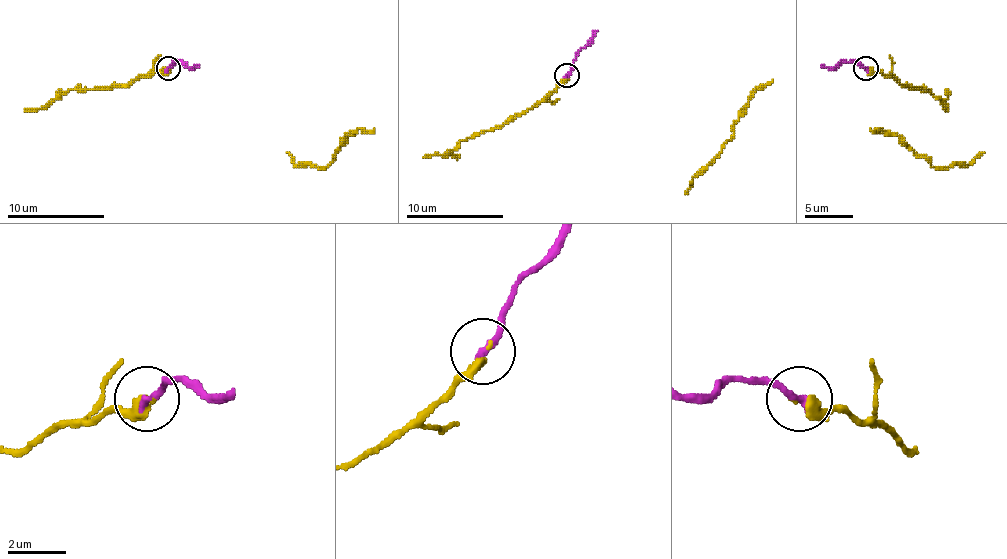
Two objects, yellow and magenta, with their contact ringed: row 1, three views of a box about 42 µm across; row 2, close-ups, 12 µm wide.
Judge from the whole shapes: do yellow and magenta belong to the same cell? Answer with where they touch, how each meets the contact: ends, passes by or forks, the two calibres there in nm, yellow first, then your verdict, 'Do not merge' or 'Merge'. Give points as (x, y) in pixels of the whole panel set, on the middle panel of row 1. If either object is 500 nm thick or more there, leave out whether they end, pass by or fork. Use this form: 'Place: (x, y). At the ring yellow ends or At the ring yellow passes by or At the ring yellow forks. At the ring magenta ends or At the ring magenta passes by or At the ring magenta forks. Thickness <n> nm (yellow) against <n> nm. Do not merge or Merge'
Place: (567, 75). At the ring yellow ends. At the ring magenta ends. Thickness 320 nm (yellow) against 280 nm. Merge

